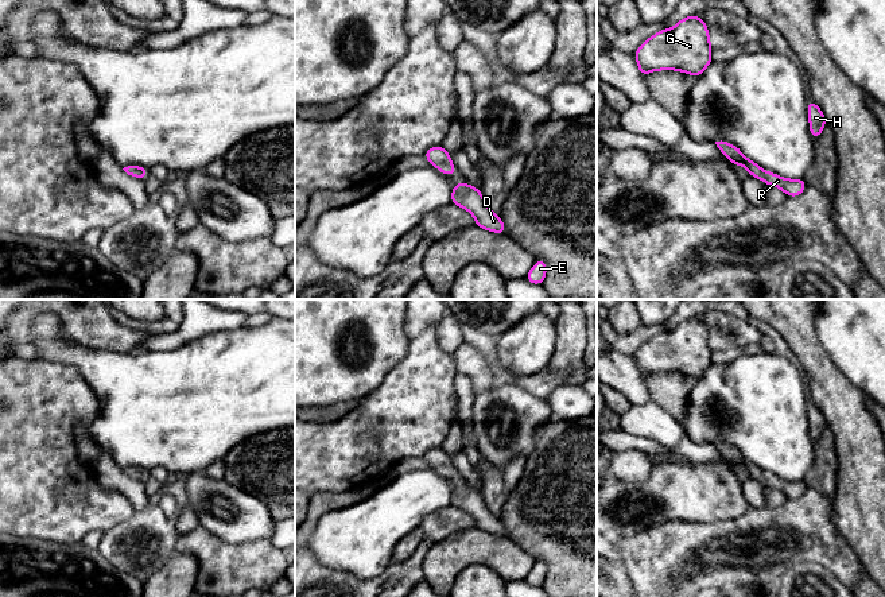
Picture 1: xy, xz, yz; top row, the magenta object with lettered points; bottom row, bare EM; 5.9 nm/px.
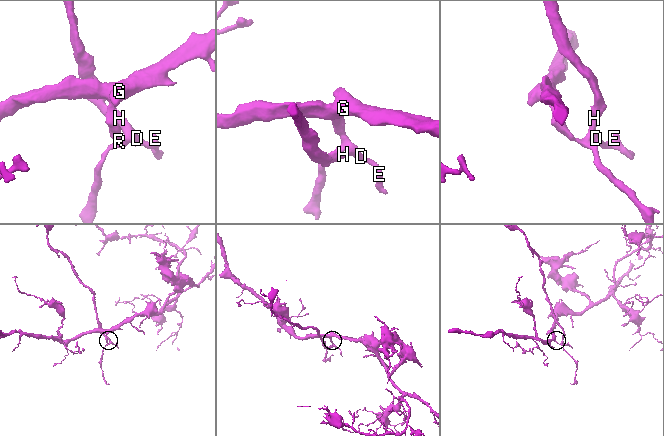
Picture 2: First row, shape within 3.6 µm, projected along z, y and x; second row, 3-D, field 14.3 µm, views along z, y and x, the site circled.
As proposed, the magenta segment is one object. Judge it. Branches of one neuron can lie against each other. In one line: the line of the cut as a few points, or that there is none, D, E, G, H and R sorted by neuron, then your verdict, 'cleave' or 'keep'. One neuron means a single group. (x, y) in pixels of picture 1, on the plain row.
cut none; groups D E G H R; keep

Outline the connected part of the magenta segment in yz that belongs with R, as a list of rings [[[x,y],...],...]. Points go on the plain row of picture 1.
[[[722,442],[715,446],[731,466],[744,468],[753,480],[760,480],[764,485],[779,489],[788,499],[799,499],[807,489],[804,481],[785,481],[771,473],[764,473],[756,464],[744,458],[734,446]]]

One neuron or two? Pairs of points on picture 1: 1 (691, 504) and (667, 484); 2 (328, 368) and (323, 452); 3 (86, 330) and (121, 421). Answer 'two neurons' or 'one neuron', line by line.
1: one neuron
2: two neurons
3: two neurons

